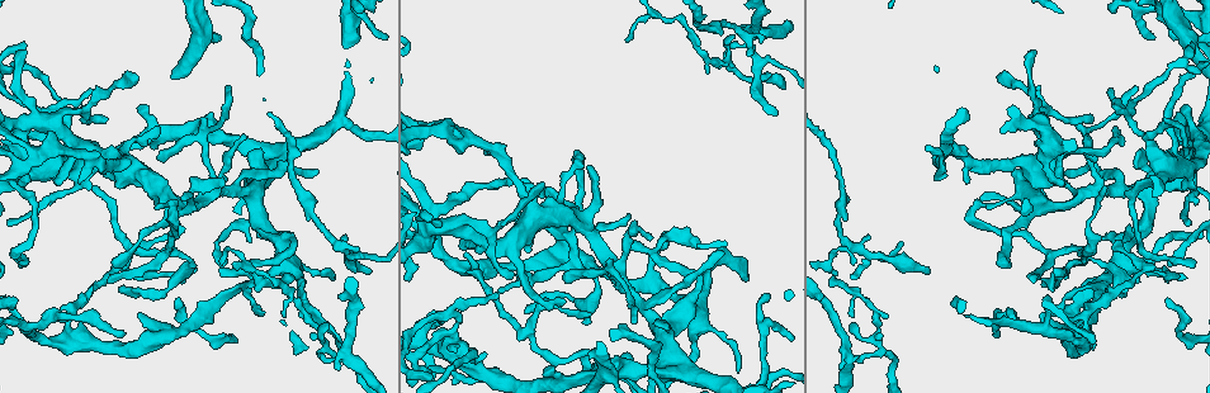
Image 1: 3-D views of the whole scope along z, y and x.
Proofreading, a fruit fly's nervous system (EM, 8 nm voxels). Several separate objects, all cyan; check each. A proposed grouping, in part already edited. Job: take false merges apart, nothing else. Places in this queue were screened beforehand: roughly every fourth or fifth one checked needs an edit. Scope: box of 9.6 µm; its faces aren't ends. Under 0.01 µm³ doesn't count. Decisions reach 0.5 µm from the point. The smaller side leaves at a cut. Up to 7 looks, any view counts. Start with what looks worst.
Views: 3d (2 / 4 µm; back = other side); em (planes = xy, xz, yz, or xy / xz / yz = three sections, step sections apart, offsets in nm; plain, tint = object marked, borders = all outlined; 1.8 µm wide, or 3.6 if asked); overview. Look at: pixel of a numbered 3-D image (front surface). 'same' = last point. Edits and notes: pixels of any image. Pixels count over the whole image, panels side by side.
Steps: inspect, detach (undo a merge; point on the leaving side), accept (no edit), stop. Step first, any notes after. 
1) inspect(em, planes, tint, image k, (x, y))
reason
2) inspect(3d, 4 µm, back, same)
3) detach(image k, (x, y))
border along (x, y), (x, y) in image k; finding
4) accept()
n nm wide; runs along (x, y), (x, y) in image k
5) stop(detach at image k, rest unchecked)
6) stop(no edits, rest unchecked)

inspect(3d, 4 µm, image 1, (877, 350))
three-way junction

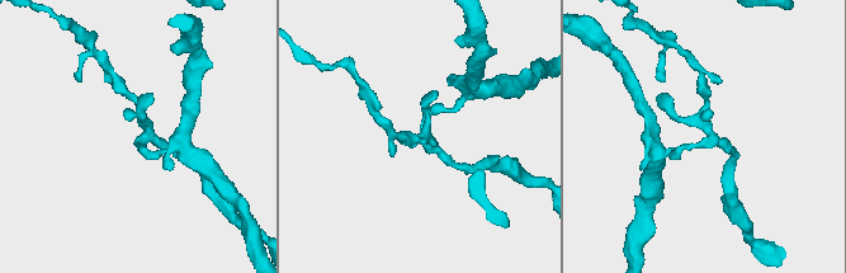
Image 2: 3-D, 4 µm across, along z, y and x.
inspect(em, planes, plain, image 2, (141, 136))
need the tissue

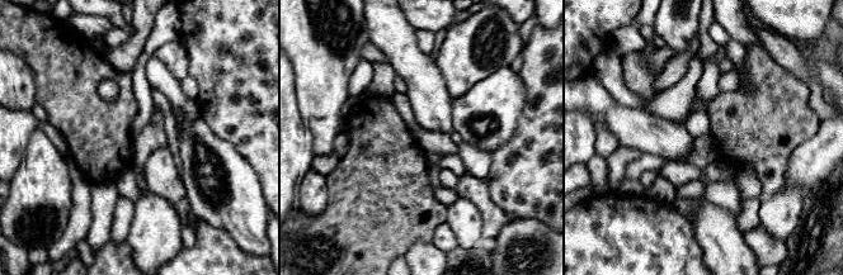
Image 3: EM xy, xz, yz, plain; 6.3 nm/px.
inspect(em, planes, tint, same)

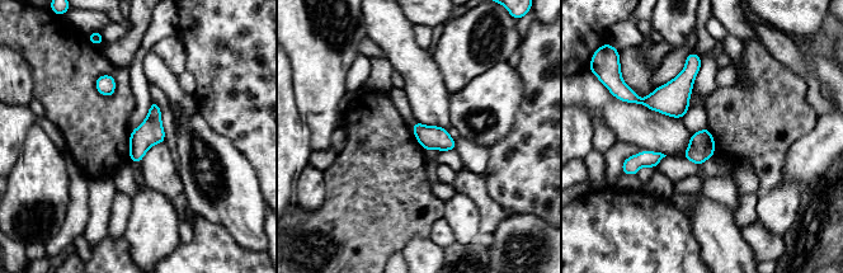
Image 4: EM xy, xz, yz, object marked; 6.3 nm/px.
accept()
150 nm wide; all the same neuron

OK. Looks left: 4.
inspect(3d, 2 µm, back, image 1, (59, 164))
calibre changes

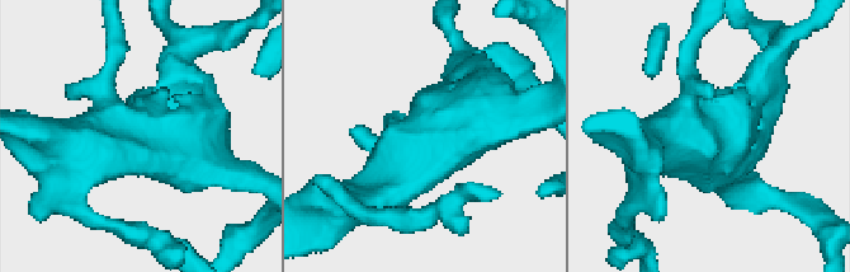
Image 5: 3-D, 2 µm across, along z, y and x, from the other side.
inspect(em, xy, step 4, tint, image 5, (414, 141))
4 arms; now the EM

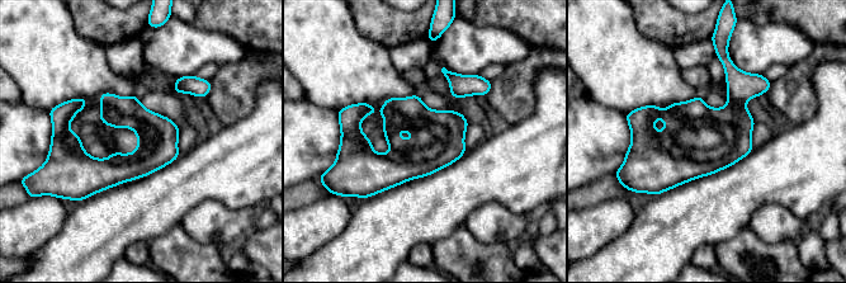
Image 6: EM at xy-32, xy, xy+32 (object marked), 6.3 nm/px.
inspect(em, planes, tint, same)

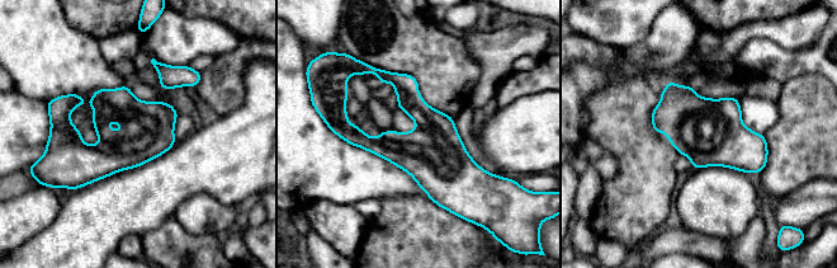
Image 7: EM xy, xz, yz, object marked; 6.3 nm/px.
accept()
400 nm wide; continuous, no second neuron

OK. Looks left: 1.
inspect(em, 3.6 µm, planes, borders, image 1, (660, 336))
sharp bend

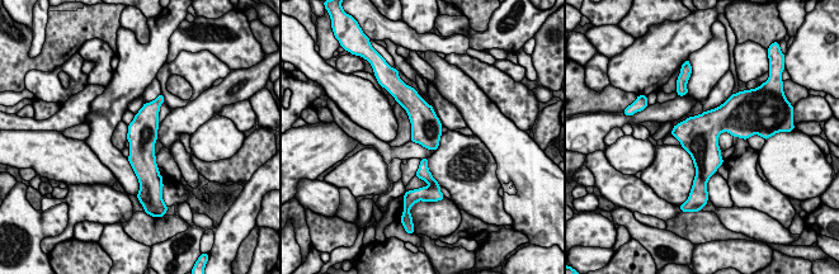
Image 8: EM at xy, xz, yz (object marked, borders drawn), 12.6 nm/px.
accept()
one neuron here

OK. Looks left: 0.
stop(no edits, rest unchecked)

